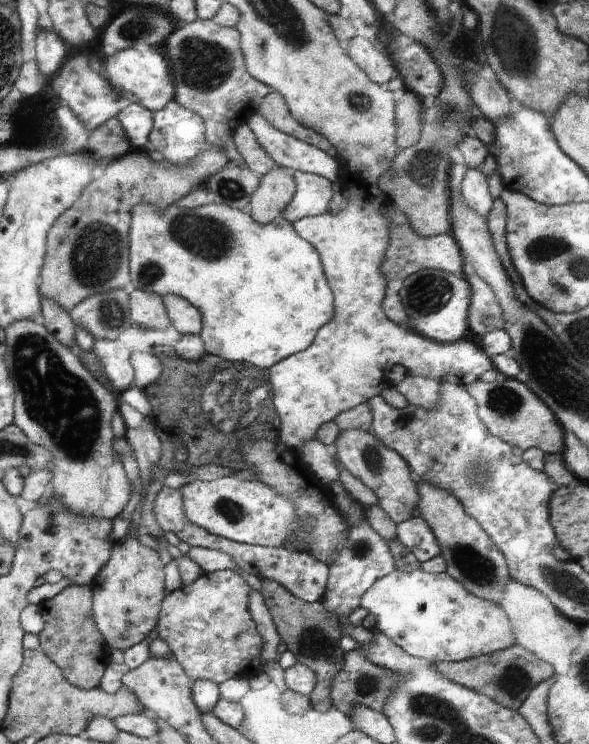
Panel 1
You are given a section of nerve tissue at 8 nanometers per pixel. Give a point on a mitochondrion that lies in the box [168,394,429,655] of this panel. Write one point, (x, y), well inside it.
(363, 546)

